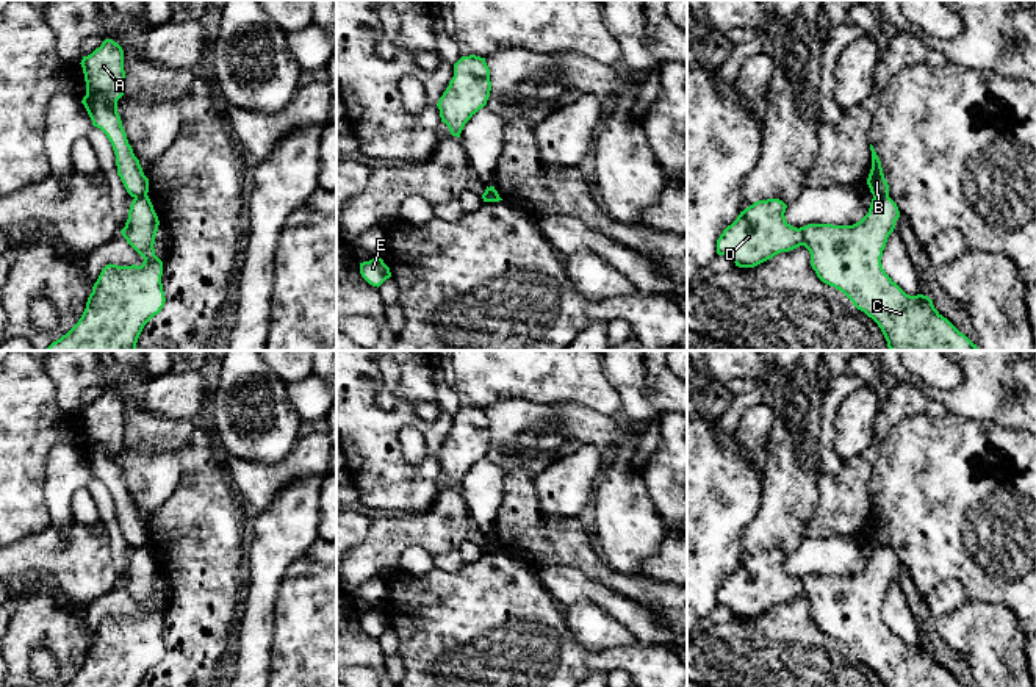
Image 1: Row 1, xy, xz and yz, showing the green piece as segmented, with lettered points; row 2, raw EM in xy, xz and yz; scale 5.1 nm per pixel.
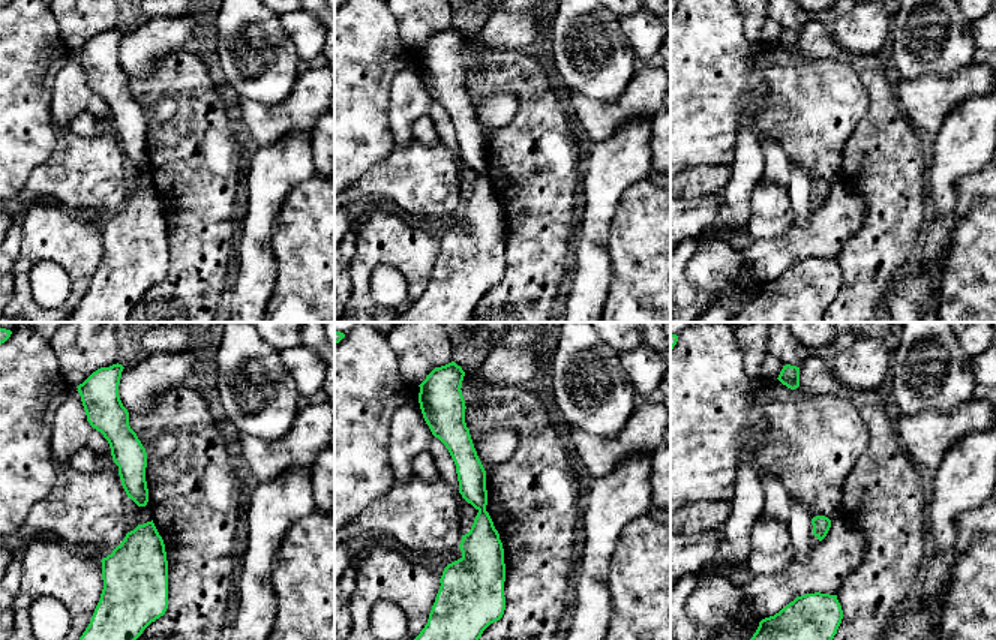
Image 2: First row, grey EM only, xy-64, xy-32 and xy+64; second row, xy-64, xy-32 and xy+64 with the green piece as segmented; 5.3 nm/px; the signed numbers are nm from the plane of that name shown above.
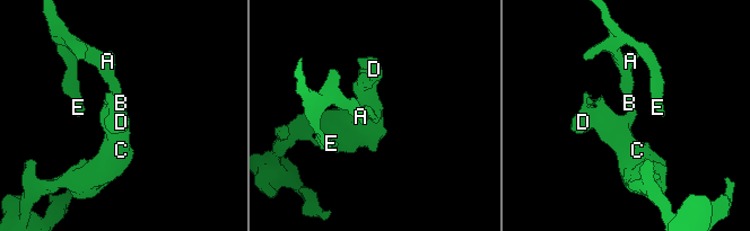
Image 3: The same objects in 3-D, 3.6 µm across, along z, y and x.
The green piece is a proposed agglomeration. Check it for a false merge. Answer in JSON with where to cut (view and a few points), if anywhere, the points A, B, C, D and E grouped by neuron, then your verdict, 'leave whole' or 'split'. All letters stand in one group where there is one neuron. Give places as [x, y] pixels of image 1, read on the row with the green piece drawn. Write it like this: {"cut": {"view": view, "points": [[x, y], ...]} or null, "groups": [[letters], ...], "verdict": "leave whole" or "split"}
{"cut": {"view": "yz", "points": [[874, 194], [888, 196]]}, "groups": [["A", "B", "E"], ["C", "D"]], "verdict": "split"}

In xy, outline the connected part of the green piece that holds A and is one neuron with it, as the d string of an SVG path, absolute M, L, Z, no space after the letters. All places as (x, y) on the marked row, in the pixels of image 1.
M105 39L91 55L83 56L80 64L86 81L86 95L81 103L92 125L100 128L111 142L117 175L131 197L147 194L149 178L128 144L117 113L117 100L124 95L125 83L122 47L113 39Z

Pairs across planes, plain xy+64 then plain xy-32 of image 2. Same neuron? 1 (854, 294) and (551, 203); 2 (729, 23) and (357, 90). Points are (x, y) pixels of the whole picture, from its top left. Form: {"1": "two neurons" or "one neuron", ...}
{"1": "one neuron", "2": "one neuron"}

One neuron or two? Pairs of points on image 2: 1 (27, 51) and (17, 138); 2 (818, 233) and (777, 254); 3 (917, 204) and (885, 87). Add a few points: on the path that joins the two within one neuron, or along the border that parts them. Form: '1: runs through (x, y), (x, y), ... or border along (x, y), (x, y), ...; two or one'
1: runs through (17, 72), (17, 117); one
2: runs through (807, 242), (800, 242), (788, 249); one
3: runs through (896, 176), (896, 150), (885, 135), (885, 116); one

